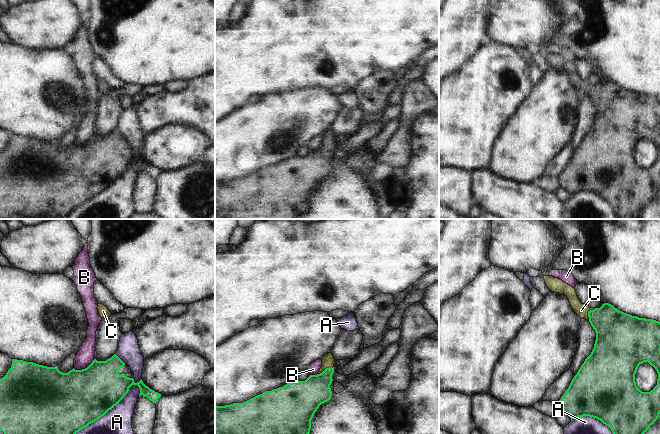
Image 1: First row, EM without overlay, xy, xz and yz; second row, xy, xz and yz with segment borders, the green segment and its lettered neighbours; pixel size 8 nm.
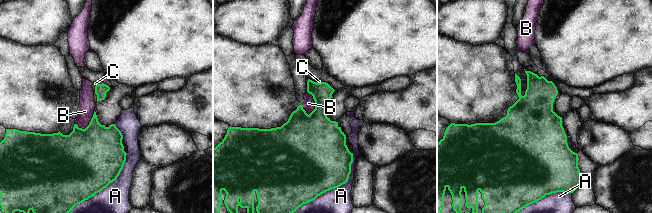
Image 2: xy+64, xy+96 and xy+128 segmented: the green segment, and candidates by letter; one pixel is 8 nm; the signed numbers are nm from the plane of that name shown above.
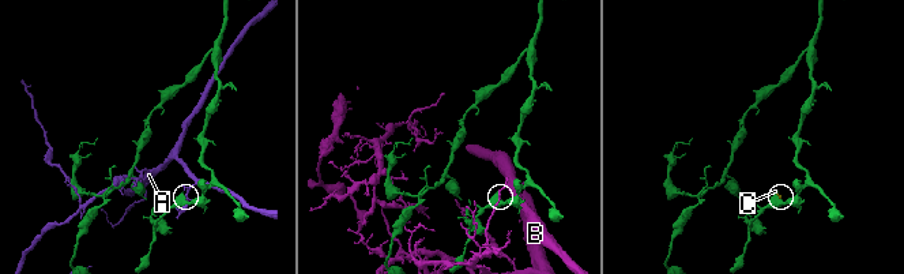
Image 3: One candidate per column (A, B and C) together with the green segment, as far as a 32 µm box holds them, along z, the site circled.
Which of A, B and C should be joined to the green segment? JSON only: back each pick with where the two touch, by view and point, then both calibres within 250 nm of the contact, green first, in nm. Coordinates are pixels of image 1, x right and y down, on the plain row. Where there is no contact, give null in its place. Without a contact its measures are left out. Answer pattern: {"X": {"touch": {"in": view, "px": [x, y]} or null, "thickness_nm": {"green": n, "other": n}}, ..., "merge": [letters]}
{"C": {"touch": {"in": "xz", "px": [326, 144]}, "thickness_nm": {"green": 240, "other": 100}}, "merge": ["C"]}

